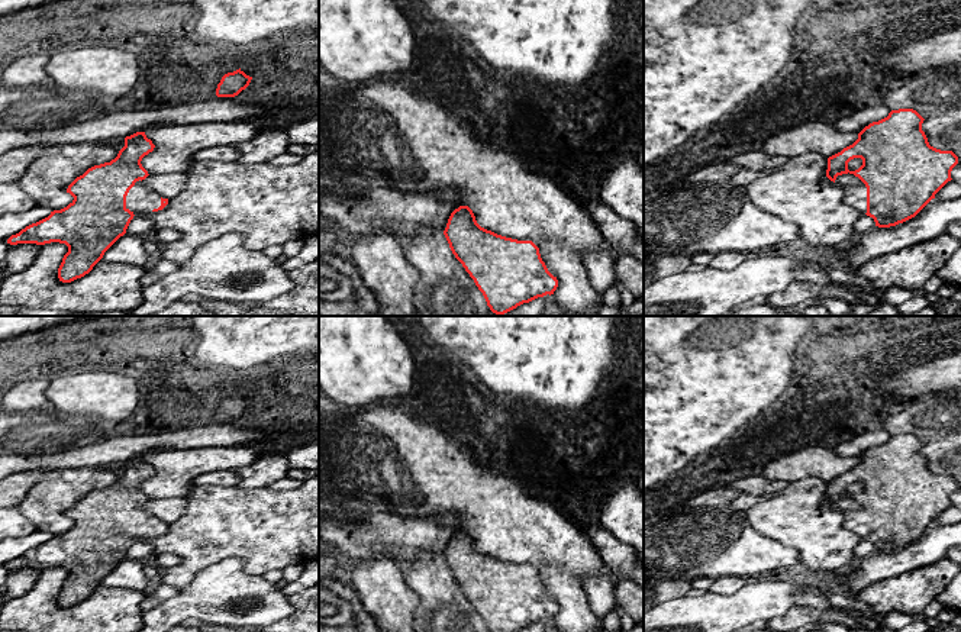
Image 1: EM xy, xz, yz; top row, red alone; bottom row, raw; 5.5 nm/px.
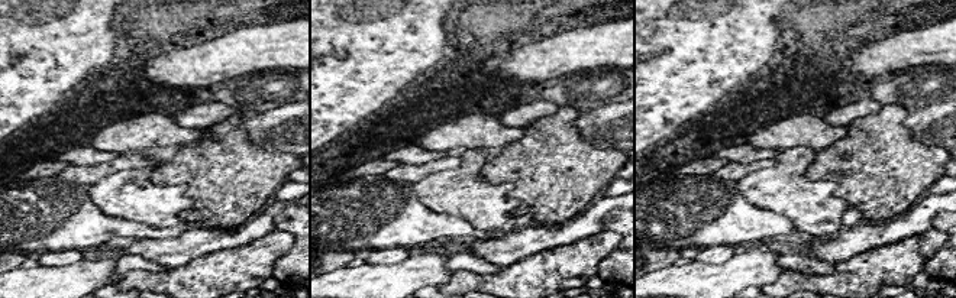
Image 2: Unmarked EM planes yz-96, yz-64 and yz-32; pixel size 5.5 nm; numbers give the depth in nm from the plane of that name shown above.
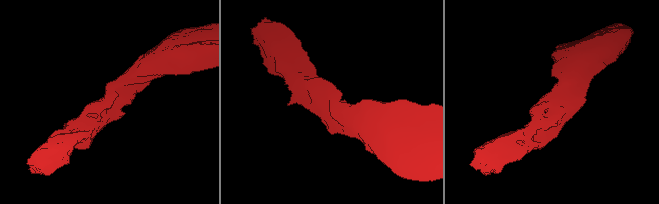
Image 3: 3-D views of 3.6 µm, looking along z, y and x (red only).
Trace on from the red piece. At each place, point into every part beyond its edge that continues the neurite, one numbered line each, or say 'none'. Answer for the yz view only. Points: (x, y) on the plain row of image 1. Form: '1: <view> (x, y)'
1: yz (855, 521)

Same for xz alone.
none

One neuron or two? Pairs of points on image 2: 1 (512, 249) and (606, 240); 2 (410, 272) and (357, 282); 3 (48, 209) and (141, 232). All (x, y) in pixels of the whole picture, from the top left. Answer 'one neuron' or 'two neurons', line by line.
1: two neurons
2: one neuron
3: one neuron

